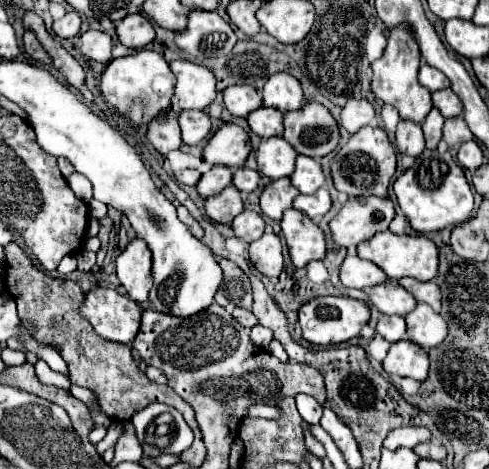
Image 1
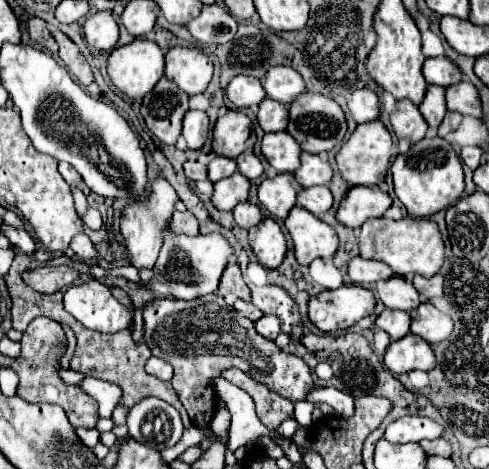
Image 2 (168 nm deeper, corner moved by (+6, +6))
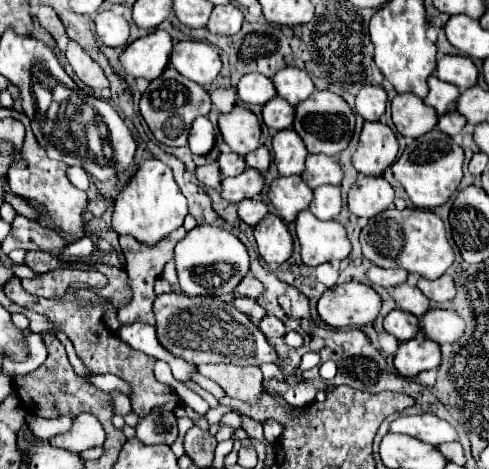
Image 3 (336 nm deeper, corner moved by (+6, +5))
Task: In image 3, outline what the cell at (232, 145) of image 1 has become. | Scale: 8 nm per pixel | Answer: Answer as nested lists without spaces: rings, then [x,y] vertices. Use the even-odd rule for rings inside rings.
[[[235,106],[229,114],[221,114],[219,116],[219,130],[221,130],[223,142],[239,156],[245,156],[245,154],[253,152],[257,146],[261,146],[259,120],[247,108]]]

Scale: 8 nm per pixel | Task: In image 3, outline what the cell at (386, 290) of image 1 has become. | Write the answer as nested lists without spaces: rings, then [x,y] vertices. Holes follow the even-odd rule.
[[[403,282],[401,286],[395,286],[391,290],[391,296],[393,296],[399,310],[411,312],[415,316],[423,316],[431,308],[429,298],[425,298],[425,294],[421,294],[421,290],[417,286],[411,286],[409,282]]]

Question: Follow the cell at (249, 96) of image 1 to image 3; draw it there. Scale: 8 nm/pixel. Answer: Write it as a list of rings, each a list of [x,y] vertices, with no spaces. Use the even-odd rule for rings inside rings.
[[[245,74],[237,84],[237,96],[245,104],[267,104],[275,96],[273,82],[263,74]]]

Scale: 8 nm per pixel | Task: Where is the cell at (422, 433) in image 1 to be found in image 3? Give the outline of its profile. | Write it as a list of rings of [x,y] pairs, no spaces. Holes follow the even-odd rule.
[[[417,414],[417,416],[399,416],[397,420],[391,422],[389,426],[389,432],[393,434],[407,434],[407,436],[413,436],[421,442],[427,442],[427,444],[443,444],[443,442],[453,442],[457,440],[457,432],[455,428],[437,418],[435,414]]]

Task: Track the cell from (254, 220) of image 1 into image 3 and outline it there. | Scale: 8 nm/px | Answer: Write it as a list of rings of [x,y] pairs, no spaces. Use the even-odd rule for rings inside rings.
[[[243,200],[239,204],[239,218],[249,226],[255,226],[267,212],[267,204],[261,200]]]

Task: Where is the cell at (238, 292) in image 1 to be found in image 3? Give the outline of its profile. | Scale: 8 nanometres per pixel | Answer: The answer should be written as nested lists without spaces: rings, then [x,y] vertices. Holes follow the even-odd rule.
[[[245,276],[241,282],[239,282],[239,286],[235,288],[235,292],[239,294],[239,296],[247,296],[247,298],[257,298],[257,296],[261,296],[263,294],[263,284],[259,282],[259,280],[255,280],[253,276]]]

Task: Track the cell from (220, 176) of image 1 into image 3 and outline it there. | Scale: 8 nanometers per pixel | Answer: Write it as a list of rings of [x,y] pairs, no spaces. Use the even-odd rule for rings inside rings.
[[[227,152],[227,154],[221,154],[219,156],[219,170],[221,170],[221,176],[237,176],[241,174],[247,164],[245,164],[245,158],[235,154],[235,152]]]

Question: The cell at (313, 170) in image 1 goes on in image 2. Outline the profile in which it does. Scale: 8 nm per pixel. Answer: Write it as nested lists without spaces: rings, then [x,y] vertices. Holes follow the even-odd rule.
[[[303,153],[301,155],[301,167],[293,173],[297,183],[303,187],[313,187],[313,185],[329,185],[333,177],[333,169],[329,161],[321,159],[319,155]]]

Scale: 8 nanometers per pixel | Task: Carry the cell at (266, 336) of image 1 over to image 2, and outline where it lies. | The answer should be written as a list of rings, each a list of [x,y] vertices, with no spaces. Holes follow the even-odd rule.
[[[263,315],[255,323],[255,327],[257,327],[257,333],[267,339],[277,339],[277,335],[279,335],[279,319],[275,315]]]

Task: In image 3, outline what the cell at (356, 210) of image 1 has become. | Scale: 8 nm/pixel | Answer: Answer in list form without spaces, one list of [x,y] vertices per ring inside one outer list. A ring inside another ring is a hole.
[[[359,178],[347,196],[347,208],[357,218],[373,218],[387,210],[393,204],[393,188],[391,184],[379,178]]]

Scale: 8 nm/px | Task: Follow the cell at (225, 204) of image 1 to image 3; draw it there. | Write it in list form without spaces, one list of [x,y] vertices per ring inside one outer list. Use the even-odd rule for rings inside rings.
[[[245,168],[239,176],[221,180],[221,198],[233,204],[239,204],[245,198],[253,198],[263,190],[263,174],[251,168]]]

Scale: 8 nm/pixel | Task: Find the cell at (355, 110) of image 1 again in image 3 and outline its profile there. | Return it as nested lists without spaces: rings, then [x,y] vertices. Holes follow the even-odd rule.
[[[363,86],[355,98],[357,114],[363,116],[367,122],[375,122],[385,114],[387,94],[381,86]]]

